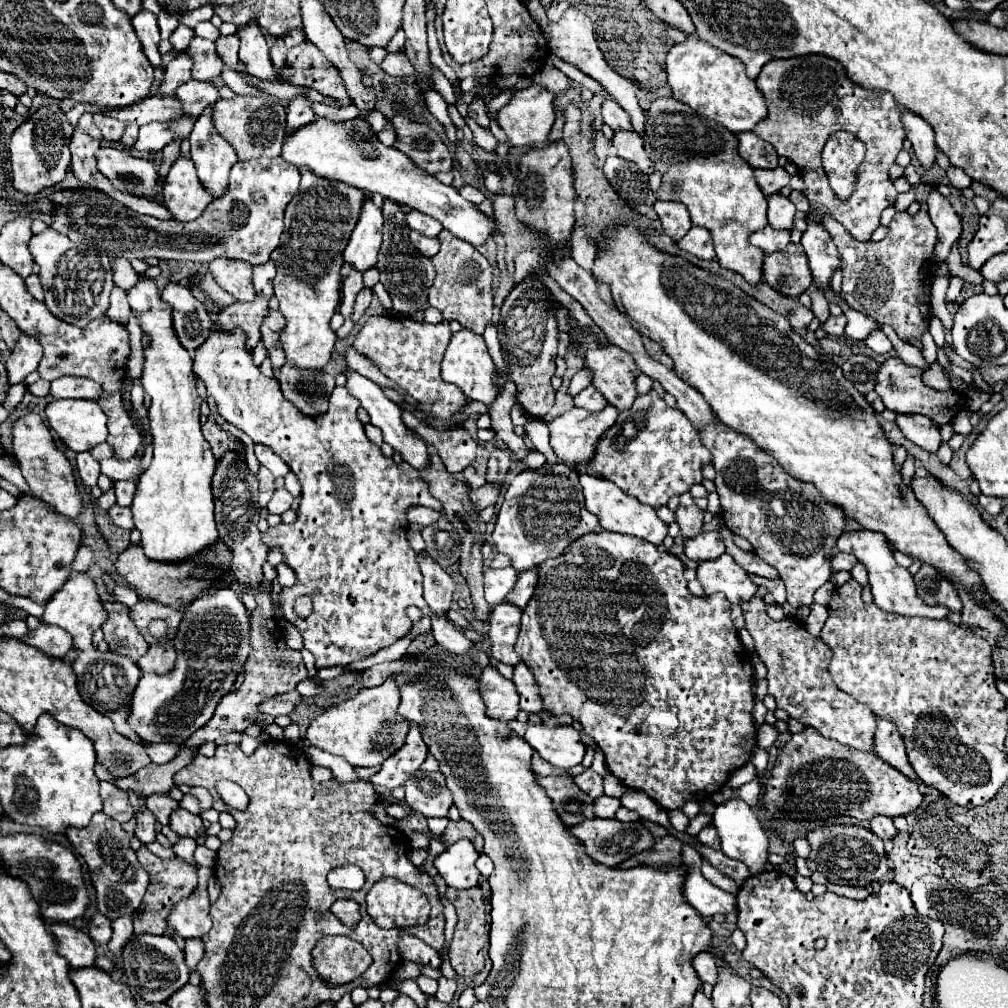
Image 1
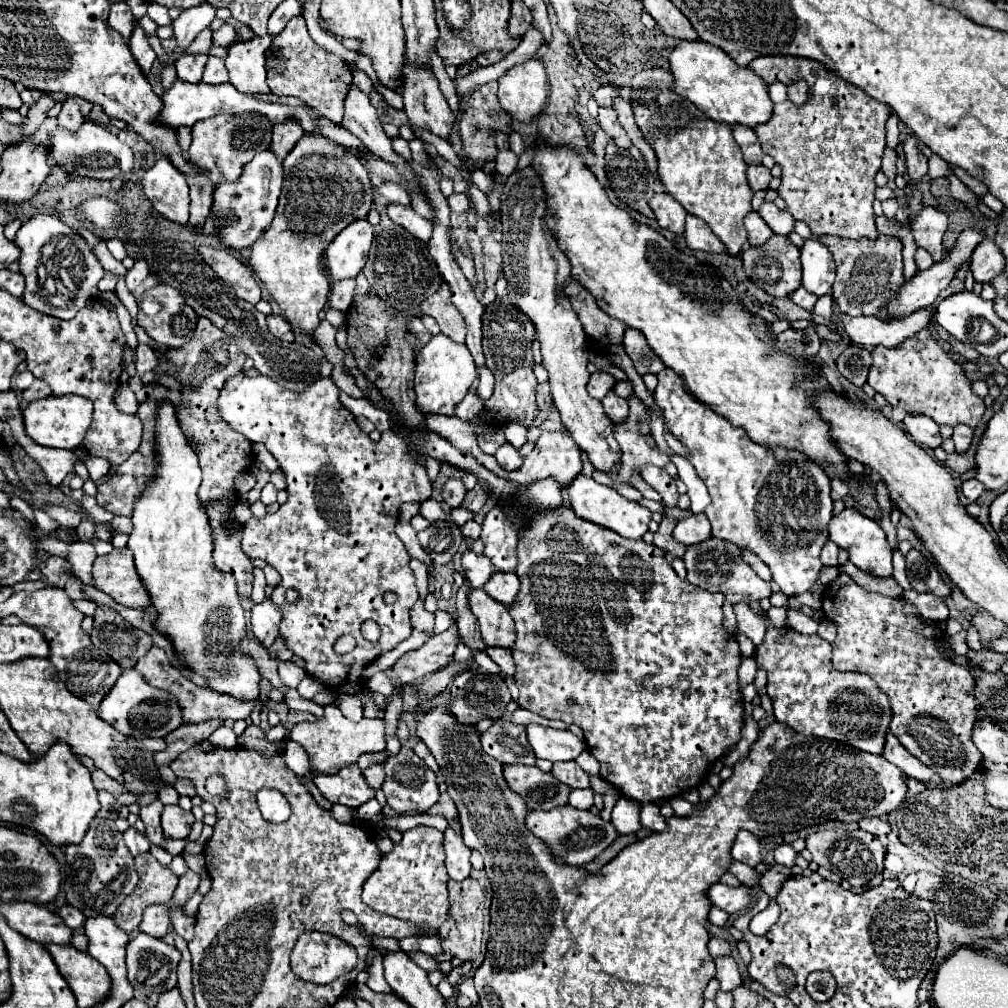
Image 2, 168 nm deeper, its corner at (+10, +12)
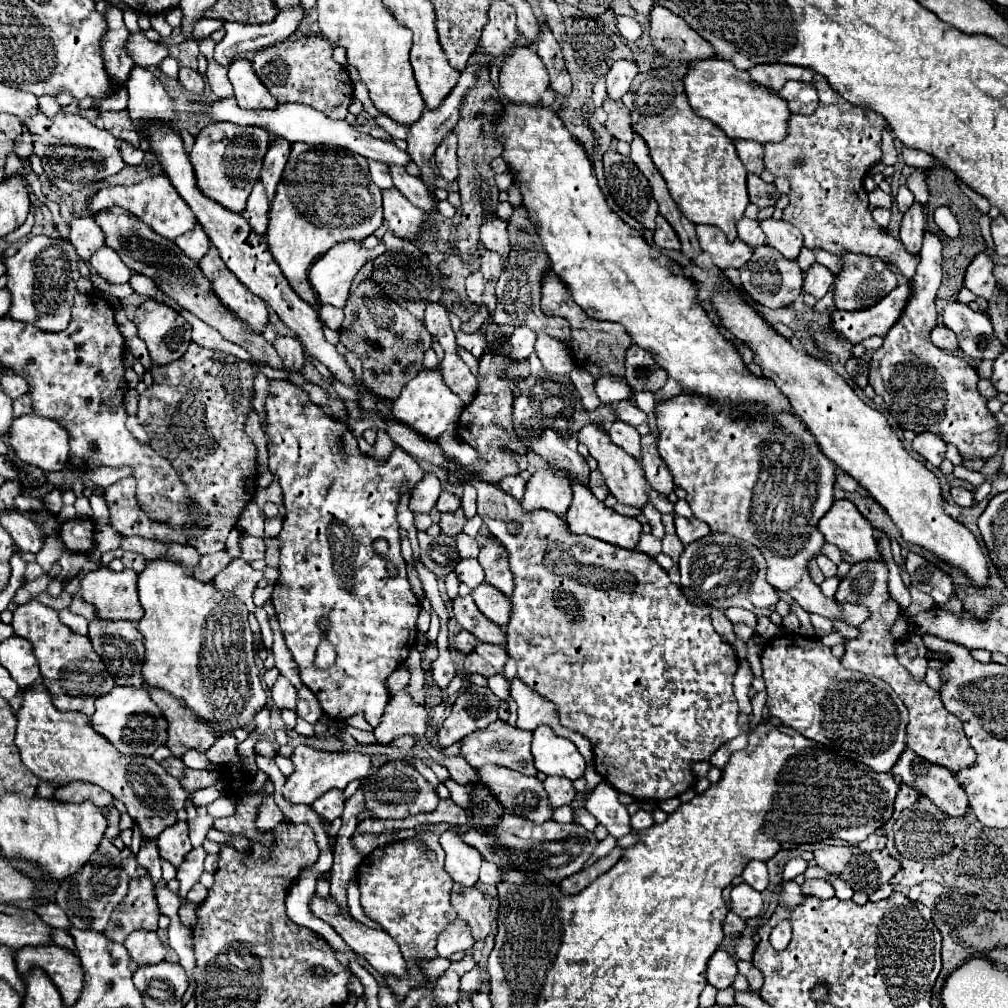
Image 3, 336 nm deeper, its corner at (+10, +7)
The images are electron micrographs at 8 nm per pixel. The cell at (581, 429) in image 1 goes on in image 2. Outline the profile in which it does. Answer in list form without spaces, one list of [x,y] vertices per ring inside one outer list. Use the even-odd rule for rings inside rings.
[[[545,431],[537,439],[533,451],[523,457],[523,465],[507,473],[507,479],[525,485],[553,477],[567,487],[581,473],[581,453],[569,431]]]

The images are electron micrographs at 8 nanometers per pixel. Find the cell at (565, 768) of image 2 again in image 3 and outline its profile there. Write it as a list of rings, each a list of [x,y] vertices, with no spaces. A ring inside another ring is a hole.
[[[547,776],[547,780],[543,784],[545,784],[547,796],[549,796],[551,808],[567,806],[575,798],[575,788],[573,788],[571,780],[563,780],[559,776]]]

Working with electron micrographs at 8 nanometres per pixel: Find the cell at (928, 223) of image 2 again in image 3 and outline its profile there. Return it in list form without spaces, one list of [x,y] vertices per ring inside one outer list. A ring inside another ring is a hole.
[[[927,232],[925,238],[923,238],[921,254],[919,254],[919,258],[921,258],[919,268],[917,268],[915,276],[909,282],[911,296],[905,304],[905,310],[901,312],[901,316],[893,324],[893,328],[887,332],[883,346],[877,352],[873,352],[873,356],[871,356],[869,384],[883,398],[885,408],[889,410],[889,414],[895,418],[895,422],[903,430],[911,430],[915,434],[933,432],[941,440],[945,440],[949,444],[955,444],[961,458],[965,458],[965,460],[975,460],[975,458],[985,460],[985,458],[991,458],[991,456],[997,454],[1001,434],[999,434],[999,424],[997,424],[995,416],[987,408],[987,398],[983,398],[977,390],[979,376],[965,358],[961,358],[953,352],[941,350],[931,342],[931,330],[937,326],[935,294],[937,294],[939,284],[941,284],[941,248],[943,248],[941,240],[935,234]]]

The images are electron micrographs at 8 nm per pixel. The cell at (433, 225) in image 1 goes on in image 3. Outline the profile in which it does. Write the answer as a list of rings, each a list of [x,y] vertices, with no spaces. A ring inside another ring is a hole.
[[[369,162],[369,174],[373,178],[373,182],[385,190],[385,188],[391,188],[391,174],[387,172],[387,166],[385,164],[379,164],[379,162]]]

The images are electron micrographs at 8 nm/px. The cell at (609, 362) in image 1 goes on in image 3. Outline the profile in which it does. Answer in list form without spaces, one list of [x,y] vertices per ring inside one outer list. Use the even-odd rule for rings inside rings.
[[[613,422],[613,426],[609,428],[609,438],[615,440],[615,444],[619,448],[623,448],[629,456],[633,456],[635,460],[641,460],[641,446],[639,446],[639,432],[623,422]]]

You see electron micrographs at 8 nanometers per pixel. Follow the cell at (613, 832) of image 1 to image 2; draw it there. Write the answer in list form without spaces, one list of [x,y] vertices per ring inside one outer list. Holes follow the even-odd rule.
[[[571,805],[555,807],[551,811],[531,811],[531,815],[527,815],[527,827],[551,847],[553,855],[559,861],[565,861],[569,865],[579,865],[579,867],[593,861],[601,851],[605,851],[619,837],[611,821],[601,819],[601,815],[595,815],[591,811],[579,811]]]

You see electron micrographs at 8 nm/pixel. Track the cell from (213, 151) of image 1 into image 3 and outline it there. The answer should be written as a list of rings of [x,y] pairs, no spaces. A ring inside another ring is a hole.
[[[199,224],[195,226],[195,230],[179,236],[179,238],[175,240],[175,244],[177,244],[177,248],[179,248],[187,258],[195,260],[195,264],[199,264],[199,260],[201,260],[201,258],[209,252],[209,248],[211,248],[209,238],[207,238],[207,234],[203,232],[203,228],[201,228]]]

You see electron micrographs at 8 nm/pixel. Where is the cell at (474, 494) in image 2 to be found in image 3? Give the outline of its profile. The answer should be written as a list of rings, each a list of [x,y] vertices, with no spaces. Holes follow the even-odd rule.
[[[457,510],[453,514],[441,514],[441,520],[439,520],[439,526],[441,526],[441,532],[443,534],[449,534],[449,536],[457,536],[463,528],[463,524],[467,522],[463,510]]]

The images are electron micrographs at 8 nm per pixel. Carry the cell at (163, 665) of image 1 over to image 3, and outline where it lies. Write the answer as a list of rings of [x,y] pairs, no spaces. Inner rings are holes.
[[[149,688],[149,696],[159,706],[169,724],[165,746],[175,758],[181,758],[191,748],[205,752],[217,740],[211,732],[205,732],[205,724],[193,720],[193,712],[185,708],[185,704],[175,700],[171,694],[157,688]]]

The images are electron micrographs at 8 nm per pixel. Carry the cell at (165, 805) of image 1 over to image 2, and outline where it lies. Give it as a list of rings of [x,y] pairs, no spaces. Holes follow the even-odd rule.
[[[155,799],[155,803],[149,803],[147,807],[141,807],[141,819],[147,825],[145,835],[149,837],[151,843],[161,845],[163,843],[163,831],[161,831],[161,811],[163,811],[163,803],[159,799]]]

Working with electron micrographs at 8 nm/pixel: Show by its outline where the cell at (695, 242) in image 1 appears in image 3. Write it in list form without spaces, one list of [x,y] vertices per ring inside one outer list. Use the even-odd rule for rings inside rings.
[[[697,226],[697,238],[699,238],[703,252],[715,258],[715,266],[719,270],[739,268],[753,256],[751,246],[747,246],[739,238],[735,238],[733,242],[727,242],[723,230],[715,226]]]

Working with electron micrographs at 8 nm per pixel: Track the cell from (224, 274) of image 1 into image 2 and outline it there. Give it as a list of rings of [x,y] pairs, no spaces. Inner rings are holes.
[[[201,245],[199,247],[199,253],[203,255],[205,263],[223,281],[227,281],[235,289],[235,293],[241,299],[245,299],[245,301],[249,301],[253,305],[261,299],[261,289],[259,289],[259,285],[257,285],[257,281],[255,281],[255,277],[251,273],[251,269],[245,263],[241,263],[239,259],[235,259],[229,251]]]

